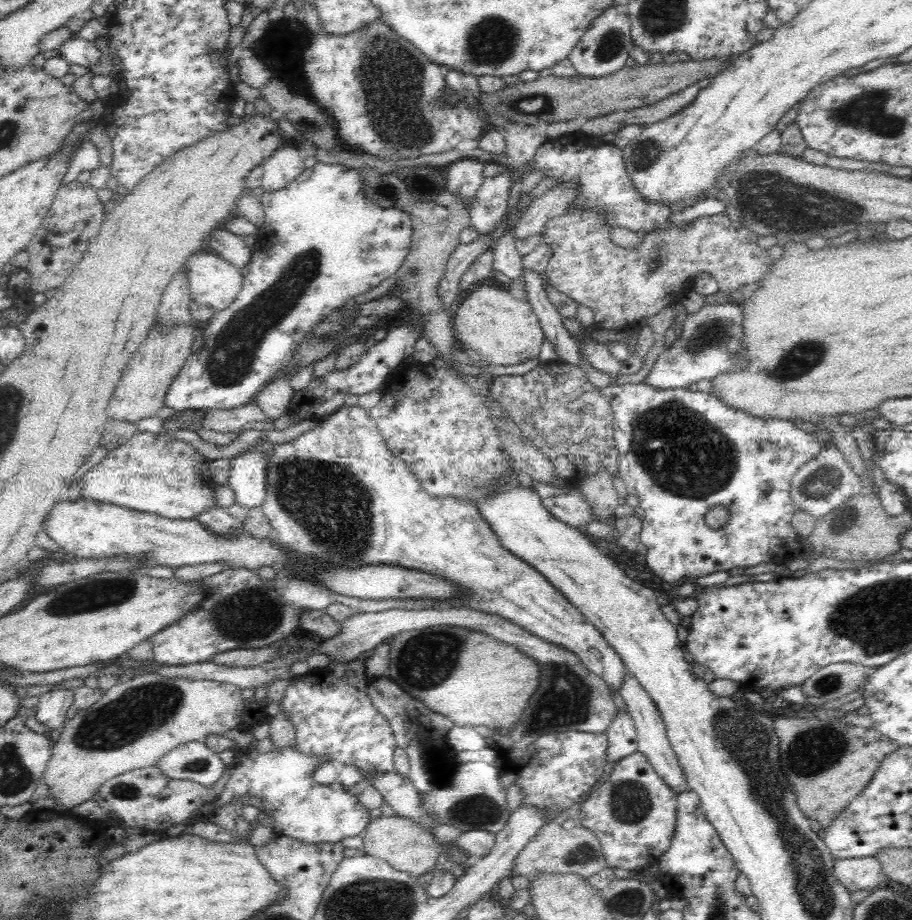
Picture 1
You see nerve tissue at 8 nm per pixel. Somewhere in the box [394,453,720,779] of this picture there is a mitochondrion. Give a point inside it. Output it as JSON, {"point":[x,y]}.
{"point":[565,698]}

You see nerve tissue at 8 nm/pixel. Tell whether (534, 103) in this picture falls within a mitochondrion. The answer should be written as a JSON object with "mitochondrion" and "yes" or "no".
{"mitochondrion":"yes"}

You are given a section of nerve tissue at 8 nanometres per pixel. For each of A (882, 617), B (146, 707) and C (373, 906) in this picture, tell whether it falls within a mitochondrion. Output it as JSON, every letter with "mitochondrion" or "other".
{"A":"mitochondrion","B":"mitochondrion","C":"mitochondrion"}

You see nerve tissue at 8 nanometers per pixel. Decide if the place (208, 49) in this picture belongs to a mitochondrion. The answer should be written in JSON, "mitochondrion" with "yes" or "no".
{"mitochondrion":"yes"}

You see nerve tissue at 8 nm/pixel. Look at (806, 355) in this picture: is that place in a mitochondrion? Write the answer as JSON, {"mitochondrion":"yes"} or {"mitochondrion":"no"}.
{"mitochondrion":"yes"}

